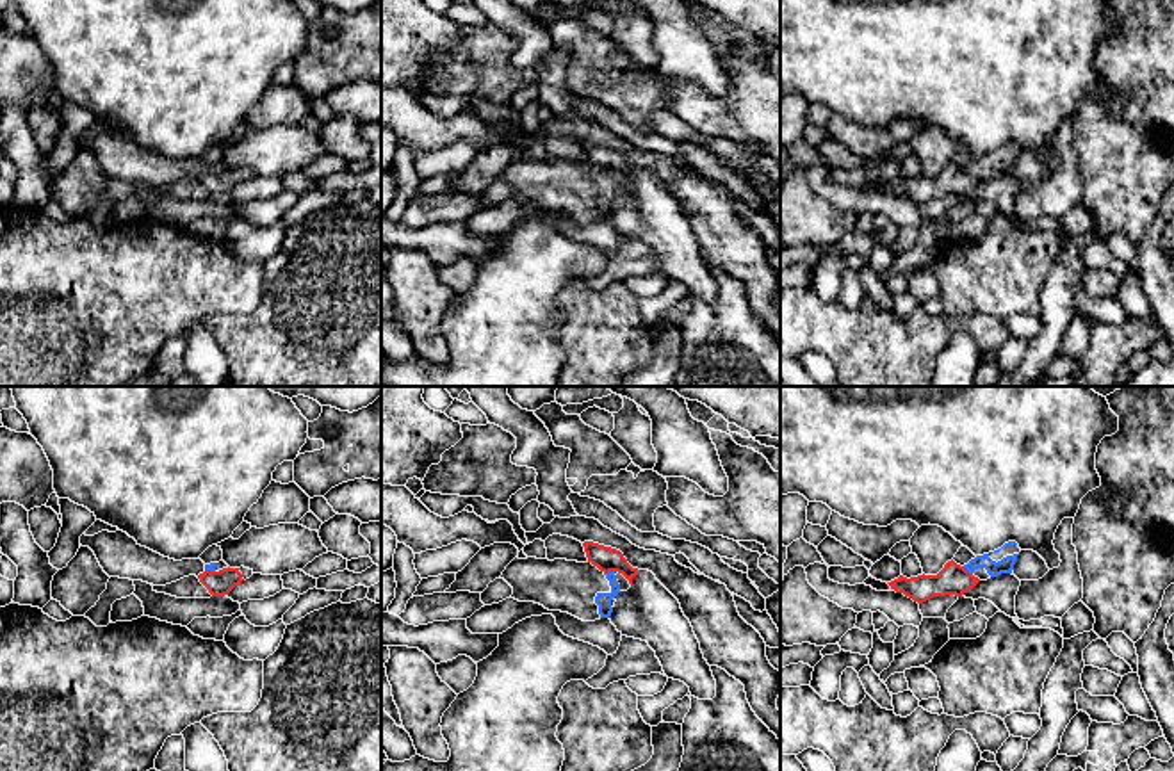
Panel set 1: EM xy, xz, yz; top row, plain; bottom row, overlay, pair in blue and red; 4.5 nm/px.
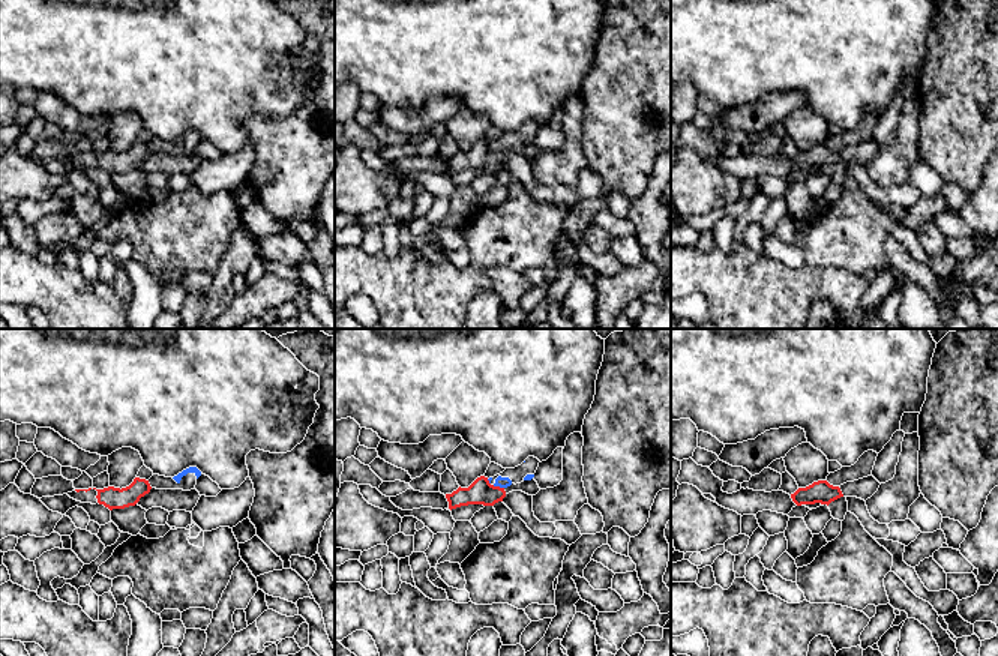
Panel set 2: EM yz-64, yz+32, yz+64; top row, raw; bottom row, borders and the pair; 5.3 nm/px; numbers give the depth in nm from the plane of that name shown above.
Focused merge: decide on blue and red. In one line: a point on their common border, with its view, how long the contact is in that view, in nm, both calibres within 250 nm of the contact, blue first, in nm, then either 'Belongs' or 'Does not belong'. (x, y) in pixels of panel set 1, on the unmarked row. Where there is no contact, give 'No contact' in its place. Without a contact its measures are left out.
Touches blue at xz (610, 173). Shared border 50 nm. Thickness 70 nm (blue) against 110 nm. Does not belong

